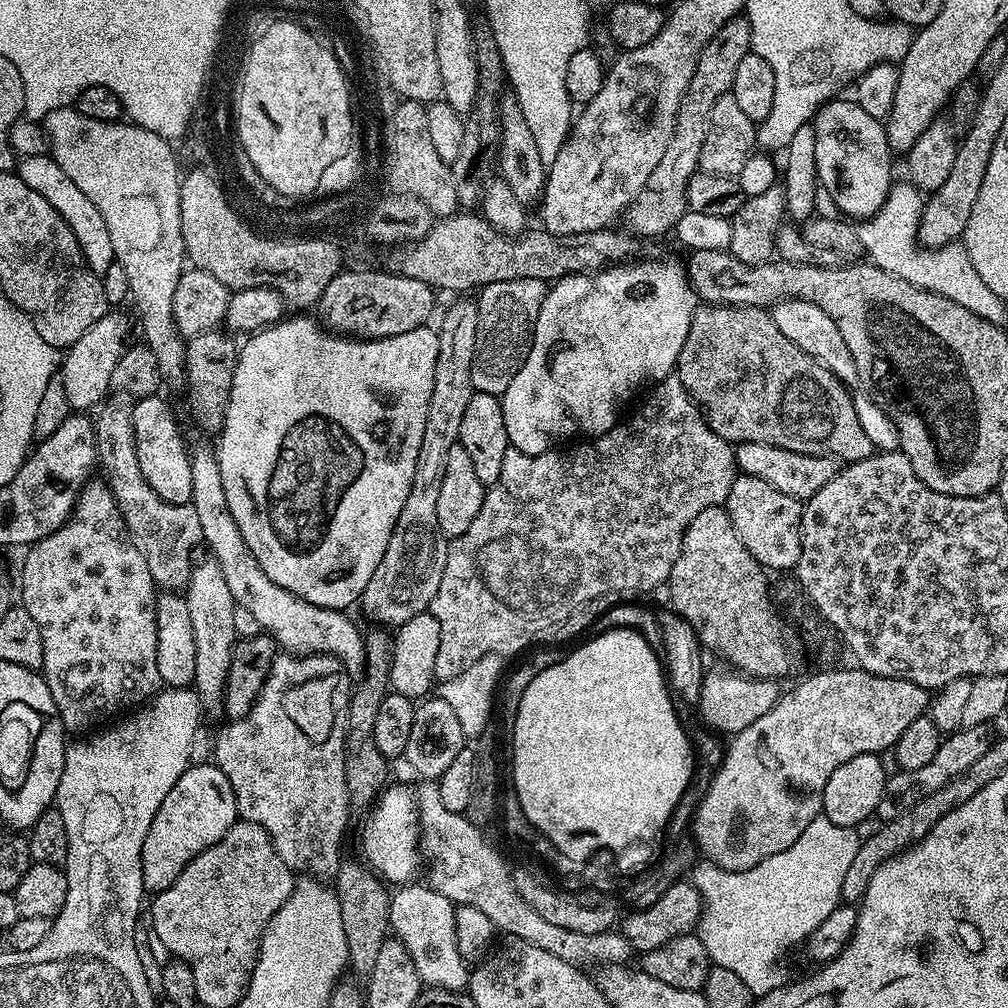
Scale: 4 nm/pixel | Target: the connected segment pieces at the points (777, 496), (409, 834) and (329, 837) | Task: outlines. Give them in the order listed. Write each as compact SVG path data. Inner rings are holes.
M740 474L730 486L726 507L734 530L738 530L738 538L742 538L746 550L754 554L759 564L768 570L795 569L800 557L801 501L790 498L790 494L782 494L782 490L774 490L774 486L762 482L762 478Z
M398 784L389 785L382 790L374 802L370 815L360 832L361 859L365 865L387 883L409 883L421 863L422 853L419 849L420 825L419 812L416 808L415 793Z
M280 654L277 655L276 660L270 666L270 674L266 678L266 682L262 686L262 690L258 694L258 698L254 702L254 706L241 720L234 720L225 723L225 728L221 730L220 737L217 735L214 740L214 763L222 770L222 774L226 774L227 780L230 781L230 786L234 790L234 798L236 799L236 815L239 819L249 820L254 822L258 826L262 826L262 830L266 830L266 834L270 834L270 838L274 842L274 850L278 850L278 858L282 858L282 862L286 862L286 866L293 874L303 874L308 878L315 878L321 882L331 881L339 872L339 866L342 861L342 855L340 855L340 847L344 844L344 831L348 828L348 810L350 811L350 799L349 792L346 784L346 771L344 761L344 739L346 738L346 718L348 717L348 703L352 700L352 693L354 691L353 677L348 675L348 671L344 668L344 664L338 658L333 656L298 656L295 654Z

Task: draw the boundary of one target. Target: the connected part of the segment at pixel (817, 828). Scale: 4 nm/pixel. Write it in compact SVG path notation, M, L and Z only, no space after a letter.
M822 814L798 834L798 842L794 846L786 846L782 854L770 854L758 866L741 872L731 872L716 864L700 862L690 872L690 882L700 892L704 901L704 911L700 914L698 935L702 946L706 946L706 954L713 965L731 970L750 986L753 997L765 996L786 983L784 968L780 959L787 954L788 948L795 944L803 945L812 931L822 926L824 919L834 909L840 907L840 887L842 878L846 878L846 870L850 870L850 862L854 862L854 854L860 849L861 833L856 828L838 826L830 822Z

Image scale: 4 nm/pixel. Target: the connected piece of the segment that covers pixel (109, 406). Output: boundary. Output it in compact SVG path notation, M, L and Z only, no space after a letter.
M111 393L99 405L94 420L96 454L133 546L146 558L151 578L162 590L179 591L188 585L196 547L203 543L202 525L190 502L174 504L152 488L141 472L133 414L136 402L129 395Z

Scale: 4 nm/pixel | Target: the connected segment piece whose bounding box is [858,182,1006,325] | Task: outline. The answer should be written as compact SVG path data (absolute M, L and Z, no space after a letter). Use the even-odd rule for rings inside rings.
M893 183L892 189L886 194L886 202L882 202L879 210L859 225L863 255L882 270L898 278L906 278L906 282L922 290L950 298L950 302L958 302L958 306L966 306L970 314L978 314L978 318L986 318L986 322L1003 325L1005 297L999 296L982 282L963 243L939 246L921 246L918 243L920 213L924 210L925 197L915 184L903 183Z

